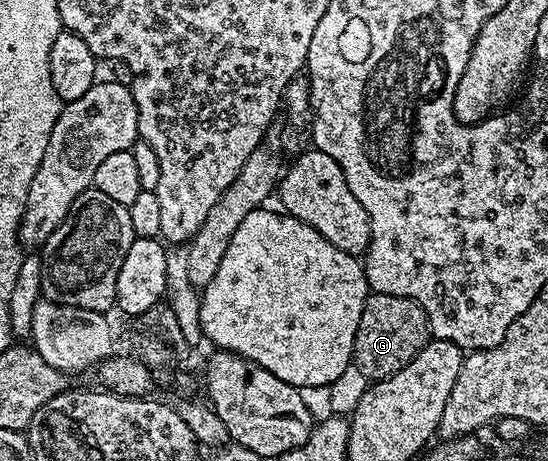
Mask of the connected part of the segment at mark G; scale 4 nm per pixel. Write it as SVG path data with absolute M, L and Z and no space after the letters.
M369 294L354 337L352 363L369 381L385 379L402 369L422 350L430 338L428 318L420 303L406 297Z

